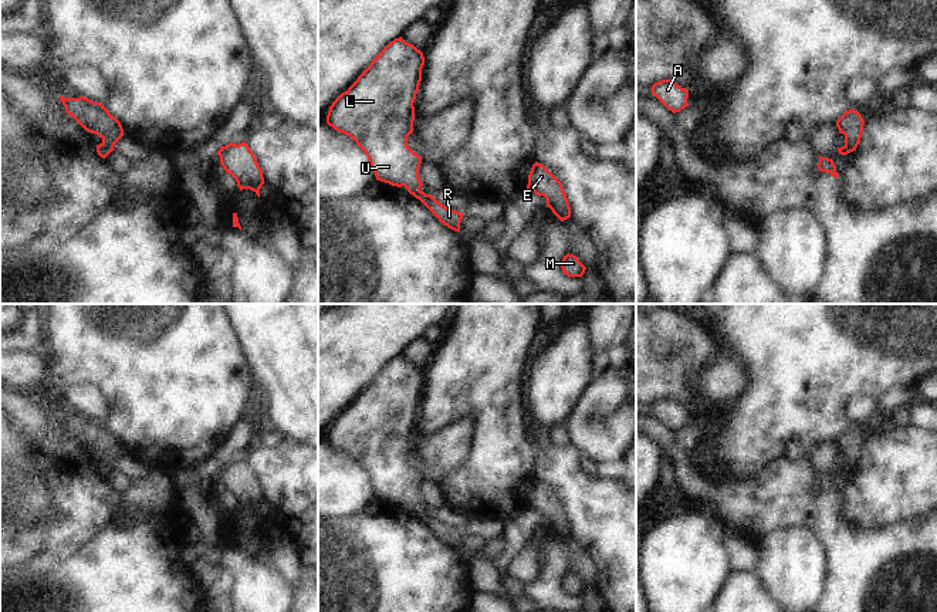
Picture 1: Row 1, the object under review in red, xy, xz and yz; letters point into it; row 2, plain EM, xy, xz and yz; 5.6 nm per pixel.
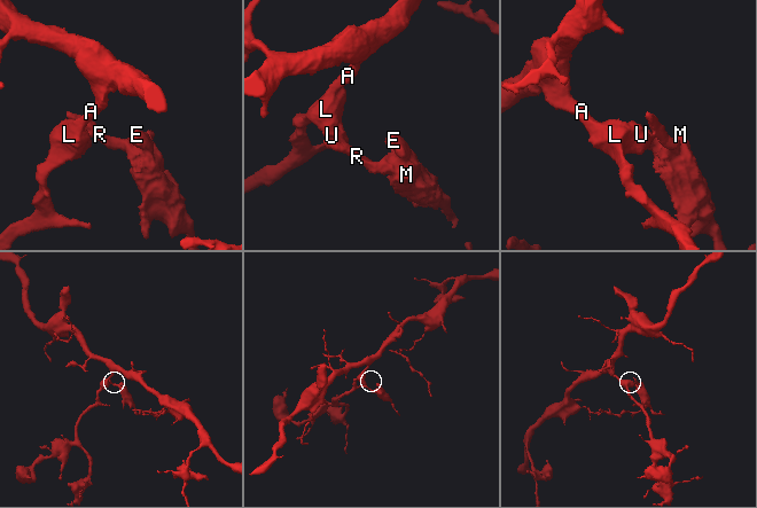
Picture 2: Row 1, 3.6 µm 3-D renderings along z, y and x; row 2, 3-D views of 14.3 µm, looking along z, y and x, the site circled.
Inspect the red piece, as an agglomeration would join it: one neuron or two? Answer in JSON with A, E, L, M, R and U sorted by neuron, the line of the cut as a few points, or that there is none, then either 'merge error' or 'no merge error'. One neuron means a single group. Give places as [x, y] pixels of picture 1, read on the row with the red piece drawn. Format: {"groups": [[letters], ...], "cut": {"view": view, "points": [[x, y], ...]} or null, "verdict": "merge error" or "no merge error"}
{"groups": [["A", "L", "U"], ["E", "M", "R"]], "cut": {"view": "xy", "points": [[102, 142], [112, 149]]}, "verdict": "merge error"}

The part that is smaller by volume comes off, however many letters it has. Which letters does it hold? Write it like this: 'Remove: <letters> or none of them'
Remove: E, M, R.

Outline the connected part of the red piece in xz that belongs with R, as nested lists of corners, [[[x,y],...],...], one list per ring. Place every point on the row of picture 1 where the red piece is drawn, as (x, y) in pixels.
[[[426,195],[420,202],[449,229],[460,233],[463,213],[443,206],[432,195]]]

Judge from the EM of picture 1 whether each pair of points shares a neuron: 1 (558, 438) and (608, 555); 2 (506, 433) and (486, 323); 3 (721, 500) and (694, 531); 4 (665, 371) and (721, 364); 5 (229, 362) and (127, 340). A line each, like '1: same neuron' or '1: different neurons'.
1: different neurons
2: same neuron
3: different neurons
4: different neurons
5: same neuron

